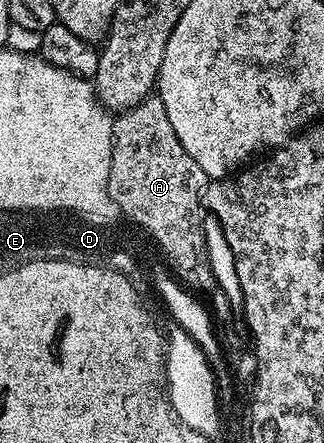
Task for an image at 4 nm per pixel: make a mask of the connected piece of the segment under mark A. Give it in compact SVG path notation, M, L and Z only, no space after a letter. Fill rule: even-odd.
M158 94L147 96L137 106L114 117L111 153L115 155L111 172L111 194L115 200L162 241L163 248L167 249L163 259L170 271L192 293L202 297L216 317L232 319L231 304L210 269L206 252L201 193L209 178L201 166L185 154L185 146L181 146L181 138L173 131L169 114L165 114L165 102L161 102ZM187 214L196 214L195 220L189 220Z

